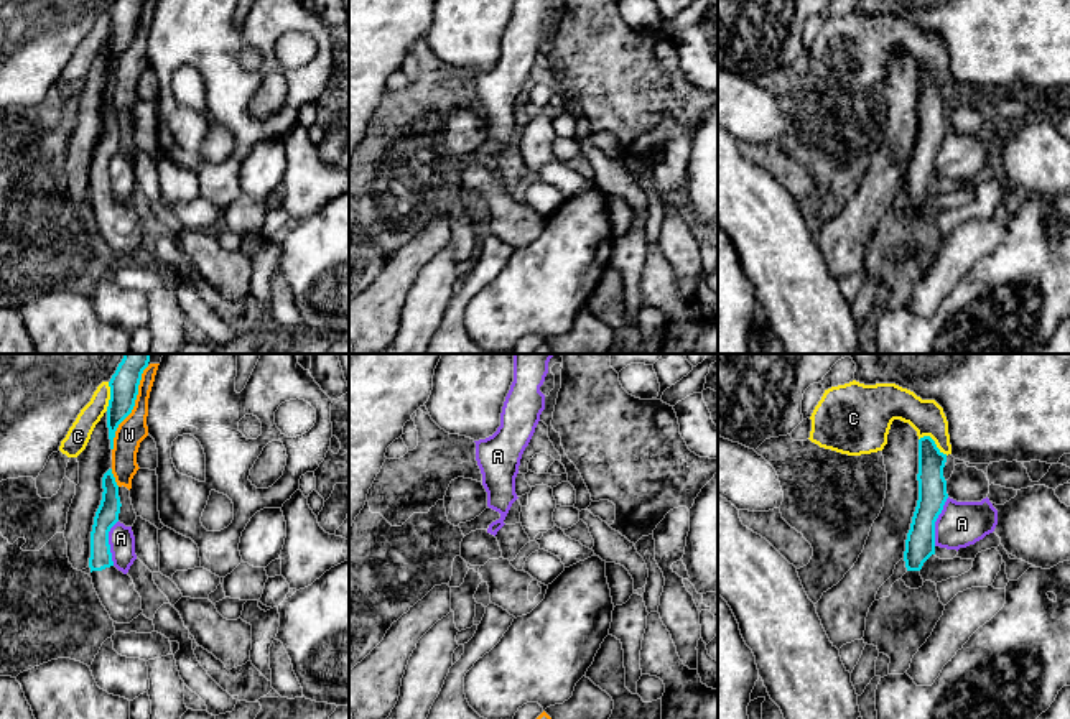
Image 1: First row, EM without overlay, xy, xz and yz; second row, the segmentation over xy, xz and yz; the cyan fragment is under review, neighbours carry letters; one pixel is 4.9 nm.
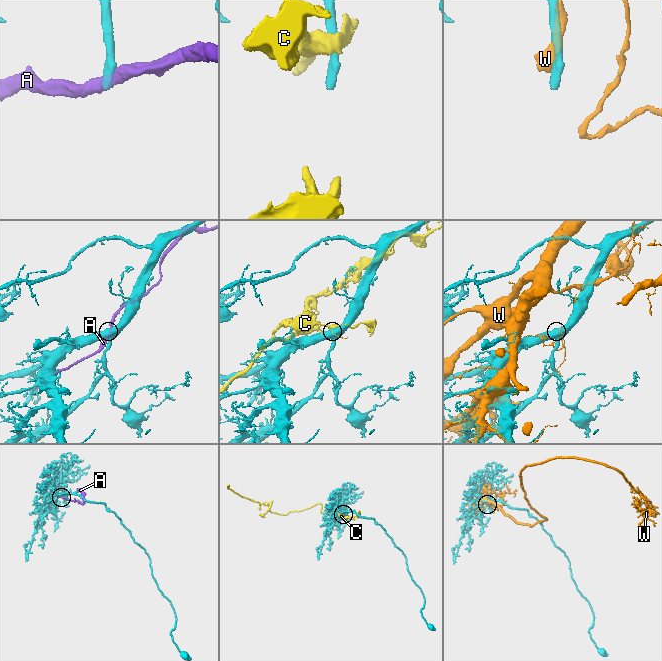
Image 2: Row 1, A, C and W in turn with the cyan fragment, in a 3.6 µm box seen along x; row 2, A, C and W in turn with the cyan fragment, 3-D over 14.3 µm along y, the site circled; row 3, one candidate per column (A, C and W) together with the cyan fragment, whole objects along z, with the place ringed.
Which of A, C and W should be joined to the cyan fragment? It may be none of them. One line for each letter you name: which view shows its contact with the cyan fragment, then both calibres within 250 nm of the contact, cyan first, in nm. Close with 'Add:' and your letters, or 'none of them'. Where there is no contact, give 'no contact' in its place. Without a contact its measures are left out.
Add: none of them

